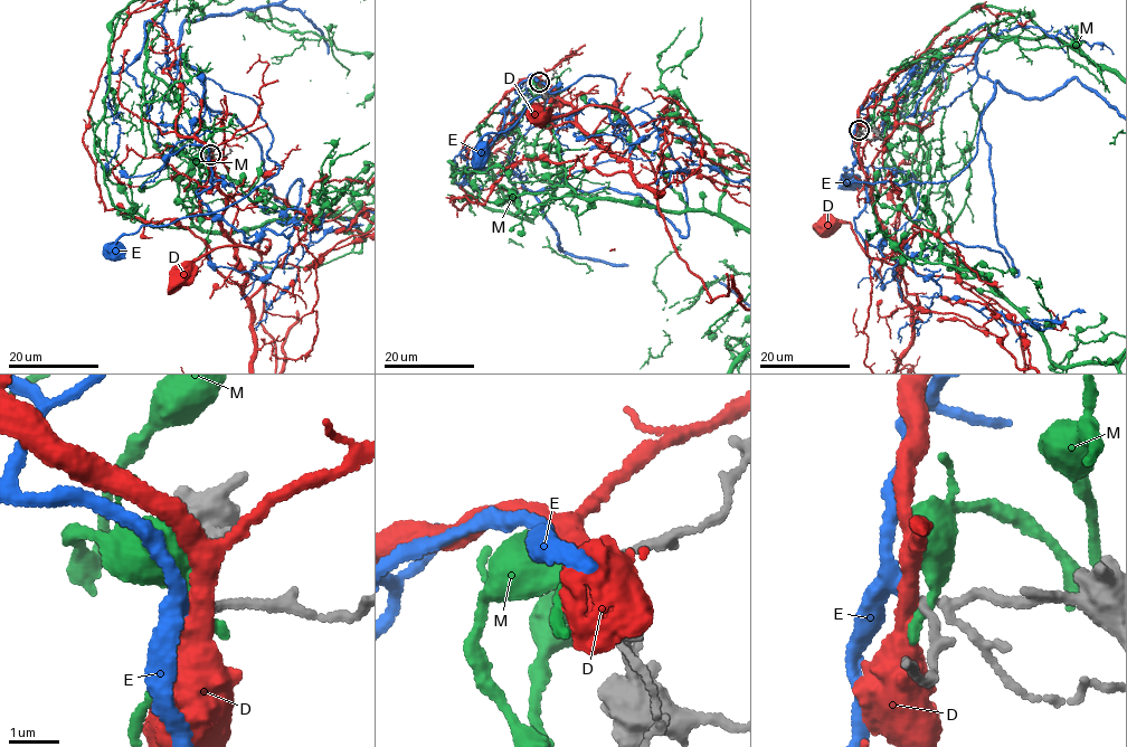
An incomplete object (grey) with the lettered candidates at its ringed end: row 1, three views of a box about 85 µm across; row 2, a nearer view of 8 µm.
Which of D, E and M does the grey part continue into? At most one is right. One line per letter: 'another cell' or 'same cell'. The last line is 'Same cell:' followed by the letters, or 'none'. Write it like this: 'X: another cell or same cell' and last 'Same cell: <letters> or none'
D: another cell
E: same cell
M: another cell
Same cell: E

